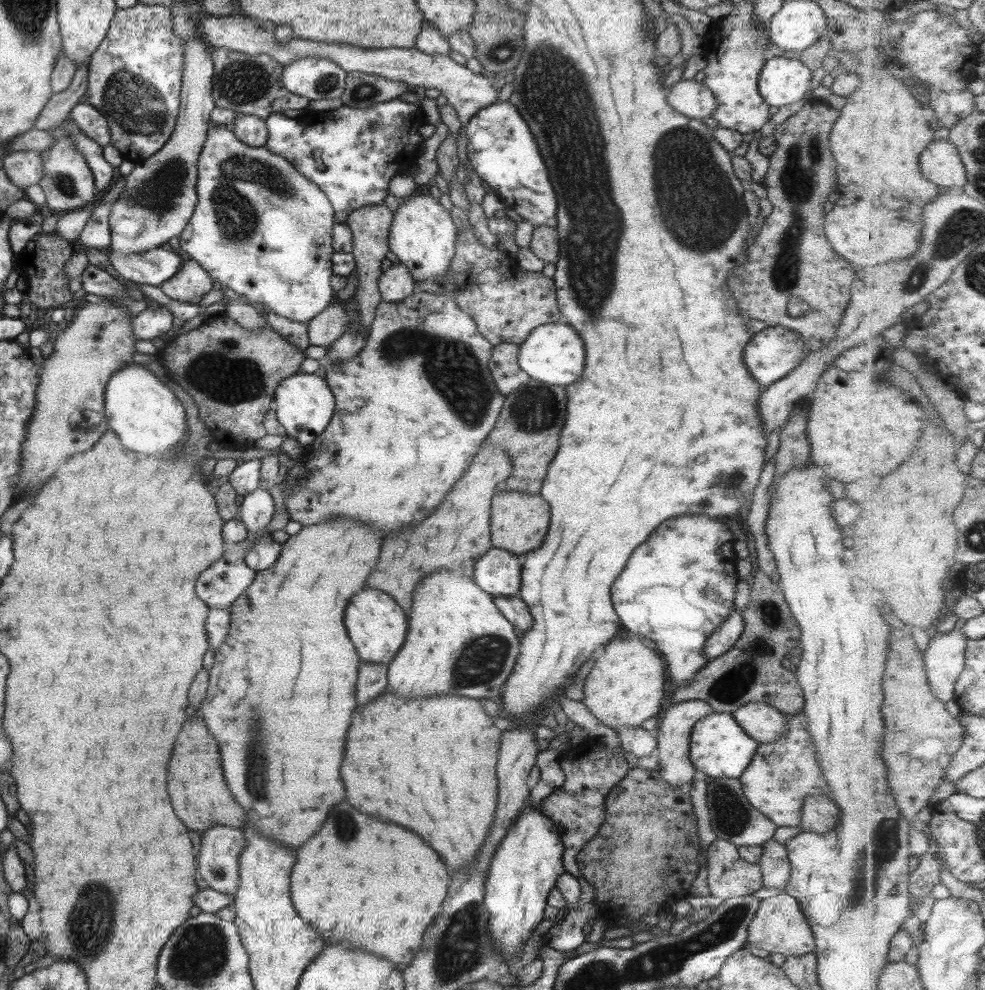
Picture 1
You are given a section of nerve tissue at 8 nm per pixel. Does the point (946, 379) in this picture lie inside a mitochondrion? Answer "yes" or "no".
no

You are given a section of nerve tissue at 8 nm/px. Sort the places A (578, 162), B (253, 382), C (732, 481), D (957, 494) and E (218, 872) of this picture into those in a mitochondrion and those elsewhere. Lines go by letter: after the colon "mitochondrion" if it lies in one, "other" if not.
A: mitochondrion
B: mitochondrion
C: mitochondrion
D: other
E: mitochondrion

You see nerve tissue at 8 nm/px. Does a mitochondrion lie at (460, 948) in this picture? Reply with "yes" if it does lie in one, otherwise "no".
yes

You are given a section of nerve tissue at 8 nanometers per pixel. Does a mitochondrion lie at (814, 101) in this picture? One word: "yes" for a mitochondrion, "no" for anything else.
no

